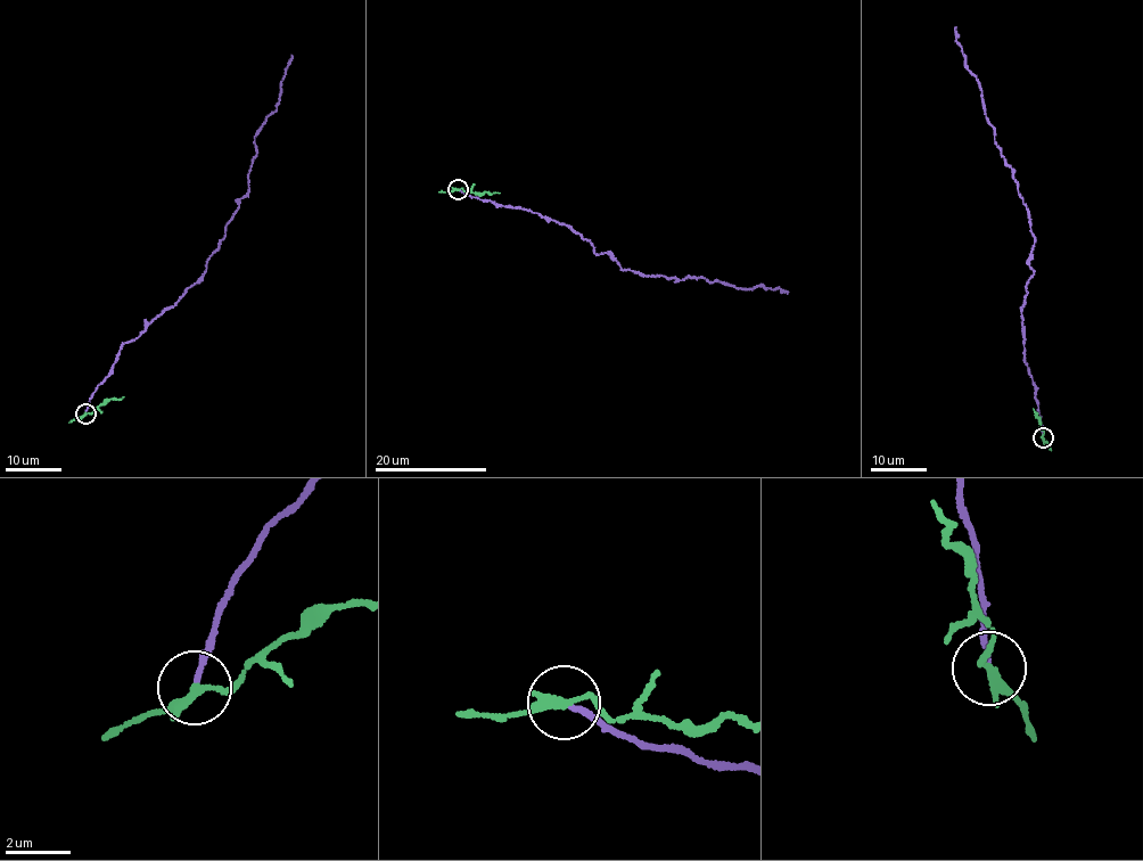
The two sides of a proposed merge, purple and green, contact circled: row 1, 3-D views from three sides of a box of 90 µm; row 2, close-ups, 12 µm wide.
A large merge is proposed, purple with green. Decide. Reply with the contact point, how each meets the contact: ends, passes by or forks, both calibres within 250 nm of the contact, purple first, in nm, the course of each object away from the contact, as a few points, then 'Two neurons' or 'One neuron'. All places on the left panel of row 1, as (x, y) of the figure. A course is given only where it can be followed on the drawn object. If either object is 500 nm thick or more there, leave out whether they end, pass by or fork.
Place: (85, 413). At the ring purple ends. At the ring green passes by. Thickness 150 nm (purple) against 240 nm. Course of purple: (85, 412), (124, 344), (204, 276), (247, 191), (256, 133), (276, 111), (292, 55). Course of green: (85, 413), (109, 399), (124, 396). Two neurons

